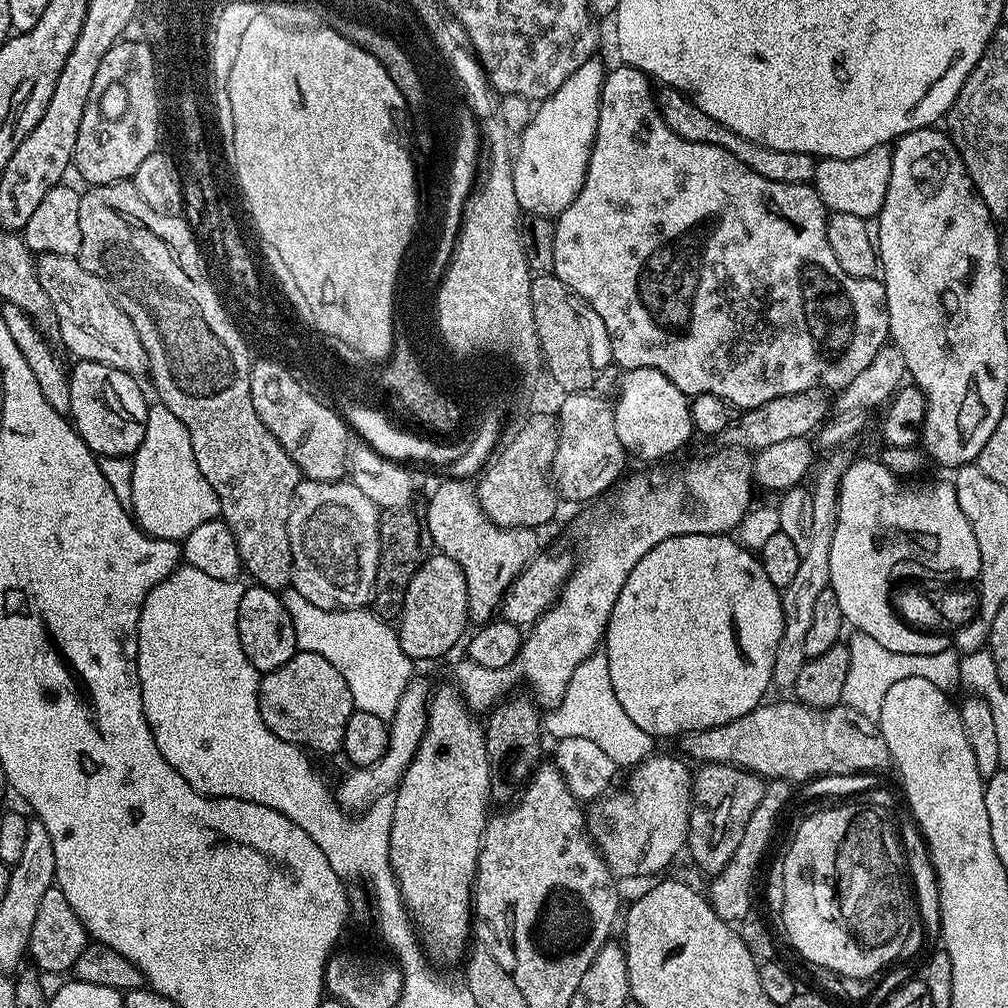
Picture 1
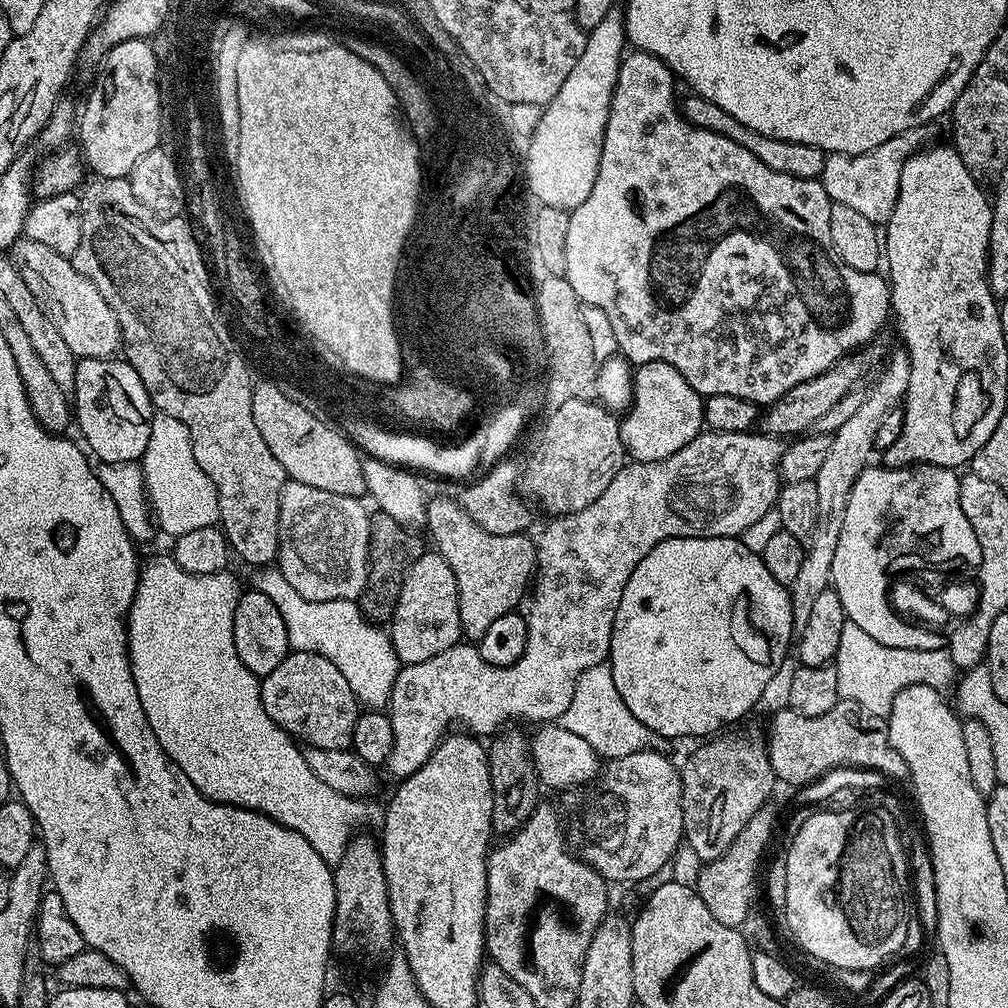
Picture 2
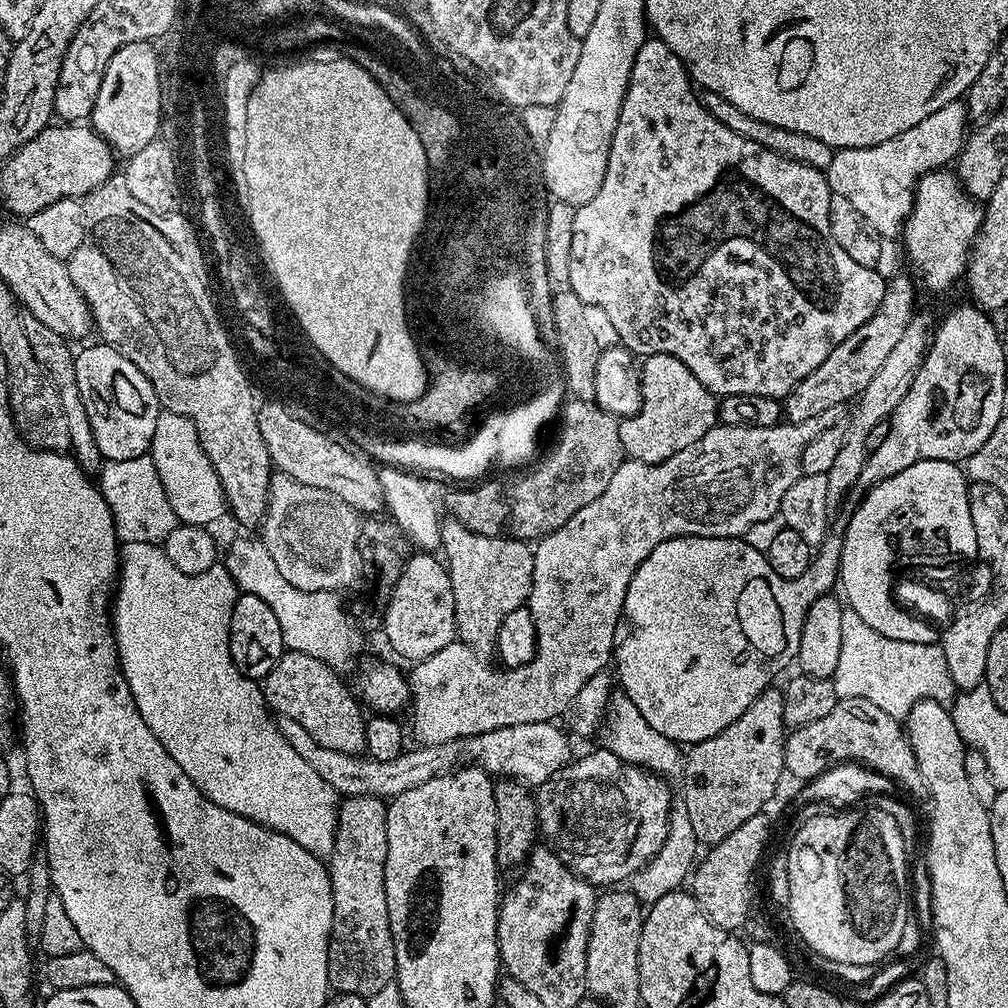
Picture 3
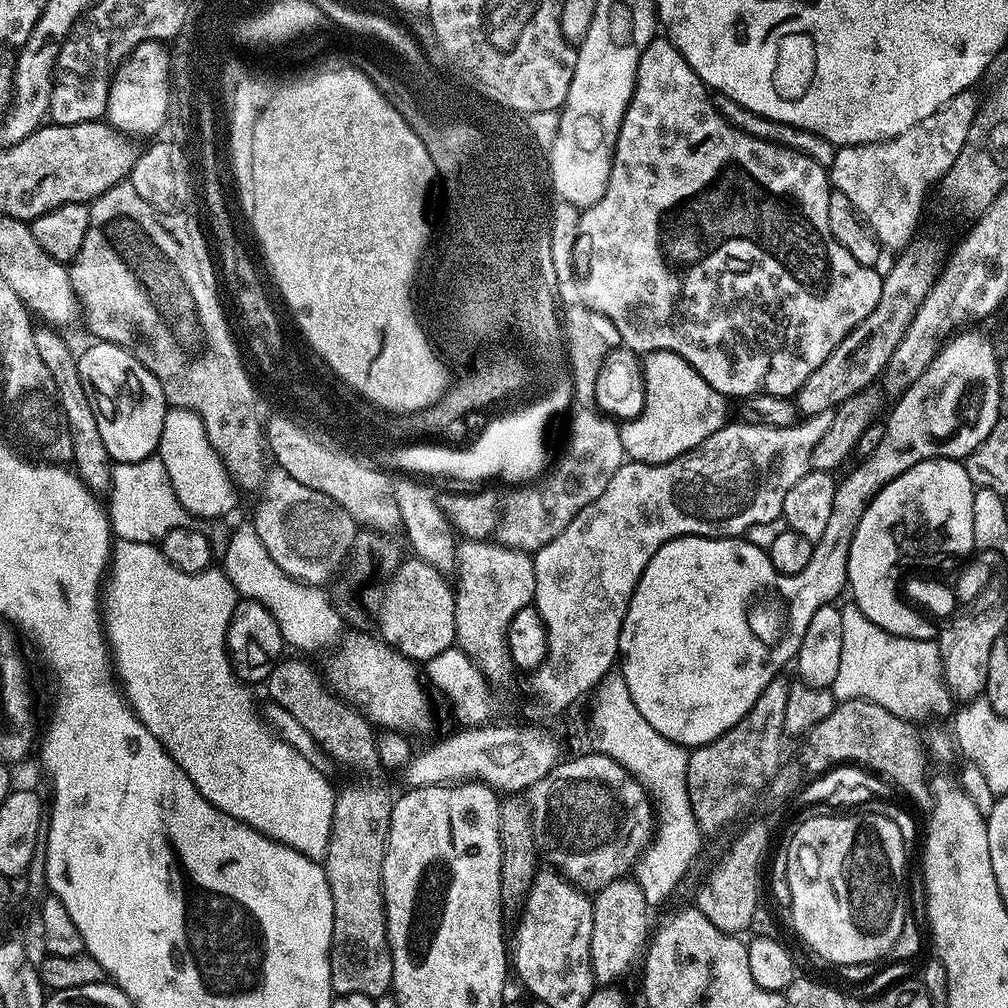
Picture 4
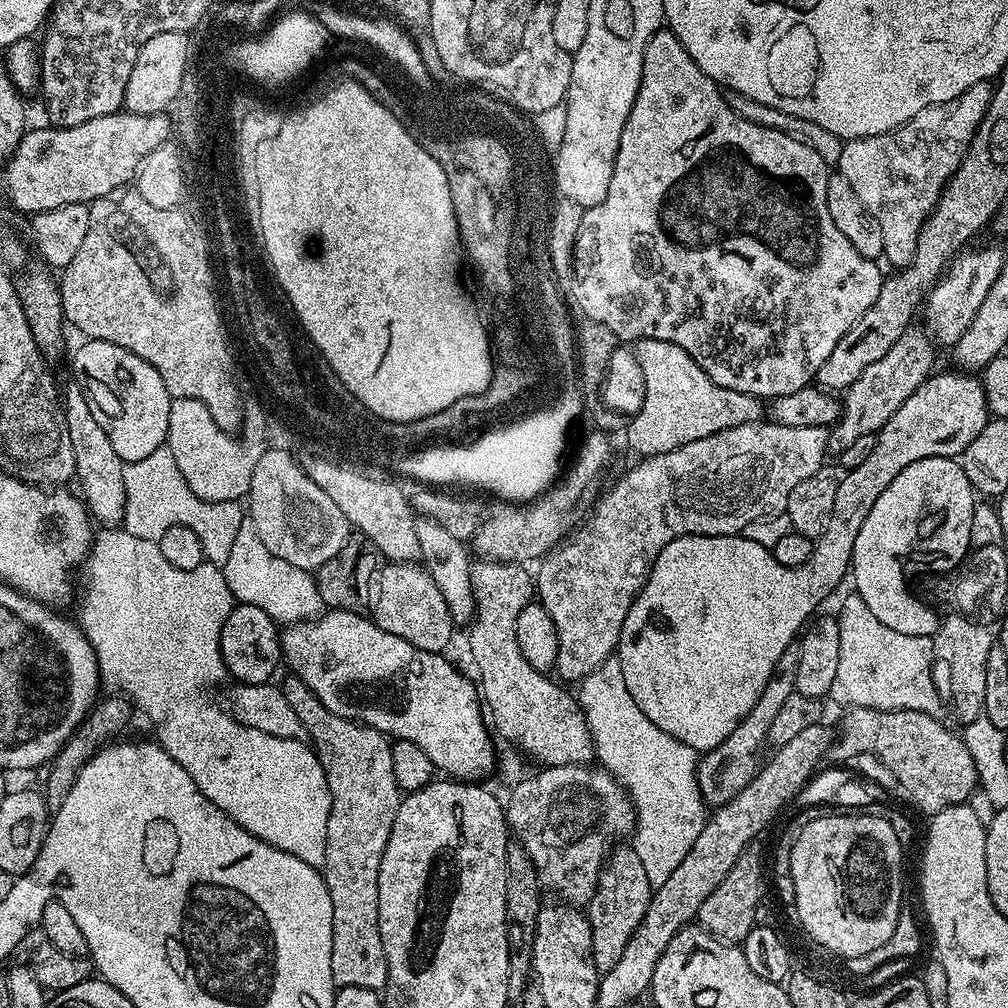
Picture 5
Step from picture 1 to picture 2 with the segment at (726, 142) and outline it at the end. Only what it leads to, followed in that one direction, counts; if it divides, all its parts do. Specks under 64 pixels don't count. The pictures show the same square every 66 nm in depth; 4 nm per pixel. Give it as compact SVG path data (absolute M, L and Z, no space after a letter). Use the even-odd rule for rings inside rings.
M688 94L685 100L683 97L682 115L694 126L717 132L738 142L738 146L750 150L750 154L754 154L754 158L758 158L760 162L766 162L766 166L770 166L770 170L778 170L782 174L790 174L794 178L806 178L807 180L819 180L822 174L826 153L820 148L806 146L802 142L782 142L778 138L766 138L762 134L750 130L750 126L742 126L742 122L738 122L738 118L730 118L730 114L726 114L726 110L714 106L714 102L710 102L706 98L695 94Z

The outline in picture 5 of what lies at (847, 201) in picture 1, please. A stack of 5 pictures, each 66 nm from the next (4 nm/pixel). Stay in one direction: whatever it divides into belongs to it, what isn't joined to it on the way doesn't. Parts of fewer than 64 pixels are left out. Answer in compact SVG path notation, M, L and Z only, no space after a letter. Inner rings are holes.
M987 80L970 86L958 98L941 104L931 104L926 110L914 114L910 122L898 126L889 132L877 136L867 136L857 140L847 141L842 150L842 158L838 170L854 194L858 194L858 202L870 210L870 214L882 226L882 242L884 243L883 259L893 264L893 269L899 270L912 263L916 243L932 207L938 202L940 191L947 186L948 179L955 174L963 160L968 144L974 138L982 118L986 114L988 104L992 101L993 85Z

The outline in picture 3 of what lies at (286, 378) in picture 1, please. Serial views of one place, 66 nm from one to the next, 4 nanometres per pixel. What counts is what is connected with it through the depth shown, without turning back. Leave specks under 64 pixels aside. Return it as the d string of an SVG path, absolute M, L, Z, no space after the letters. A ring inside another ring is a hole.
M261 403L258 408L258 430L262 430L273 465L290 478L306 482L306 486L318 486L318 490L326 490L342 498L342 502L349 504L358 514L383 513L386 505L379 471L375 467L372 469L365 457L338 446L338 442L314 430L314 426L306 426L306 422L293 416L283 403L280 404Z

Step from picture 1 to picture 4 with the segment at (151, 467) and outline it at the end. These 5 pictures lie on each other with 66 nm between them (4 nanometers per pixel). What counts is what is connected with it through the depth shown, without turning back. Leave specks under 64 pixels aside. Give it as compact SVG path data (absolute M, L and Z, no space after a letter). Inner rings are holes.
M169 407L166 418L162 422L162 438L158 455L166 466L168 476L172 479L176 497L189 514L209 512L212 516L220 516L235 506L237 485L210 442L206 434L206 426L197 412Z

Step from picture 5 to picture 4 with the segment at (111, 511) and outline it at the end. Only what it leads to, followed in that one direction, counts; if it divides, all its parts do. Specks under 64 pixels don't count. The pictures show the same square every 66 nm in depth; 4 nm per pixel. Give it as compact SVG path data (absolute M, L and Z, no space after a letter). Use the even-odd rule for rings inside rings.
M40 326L34 331L34 347L42 362L46 362L46 370L50 370L50 378L56 383L56 399L64 412L64 421L70 430L70 446L72 447L71 467L80 481L97 494L104 494L112 487L113 460L102 442L102 433L98 431L98 418L94 418L94 410L88 401L86 390L82 386L82 374L78 374L78 356L72 348L59 336L52 326Z

